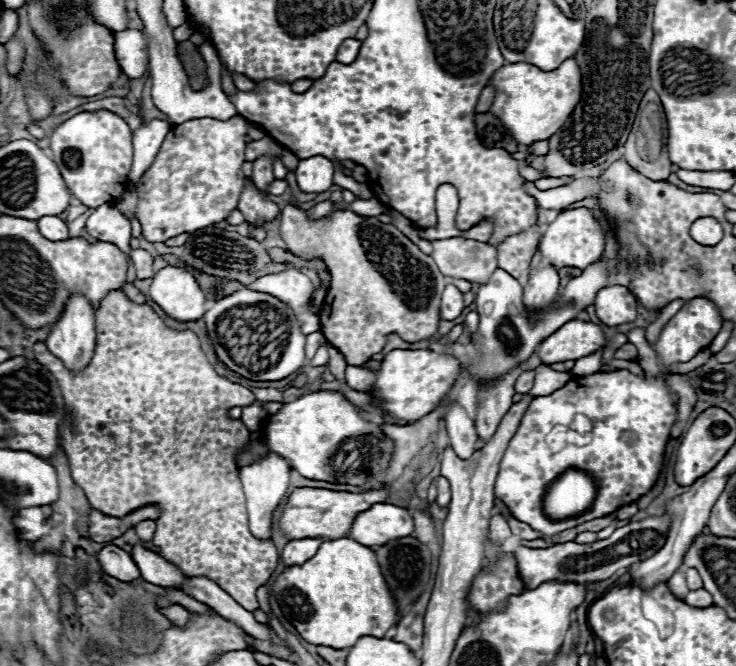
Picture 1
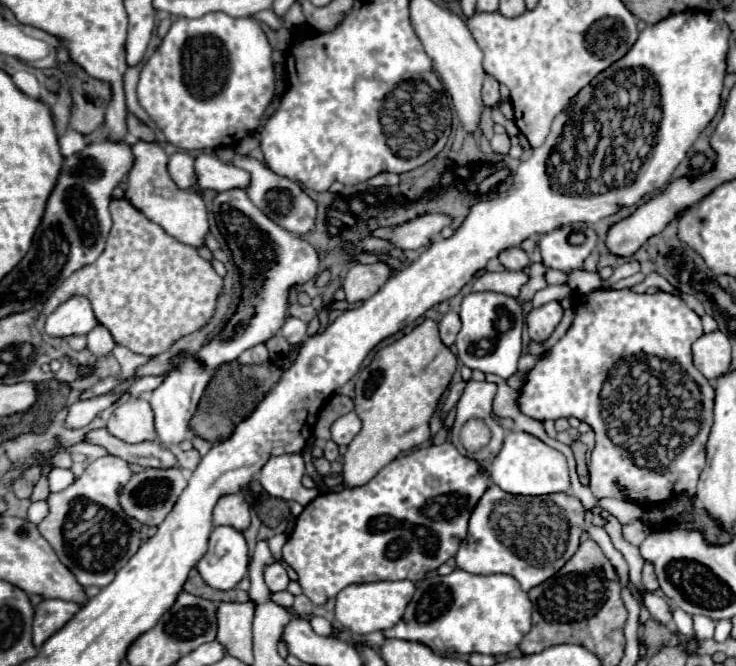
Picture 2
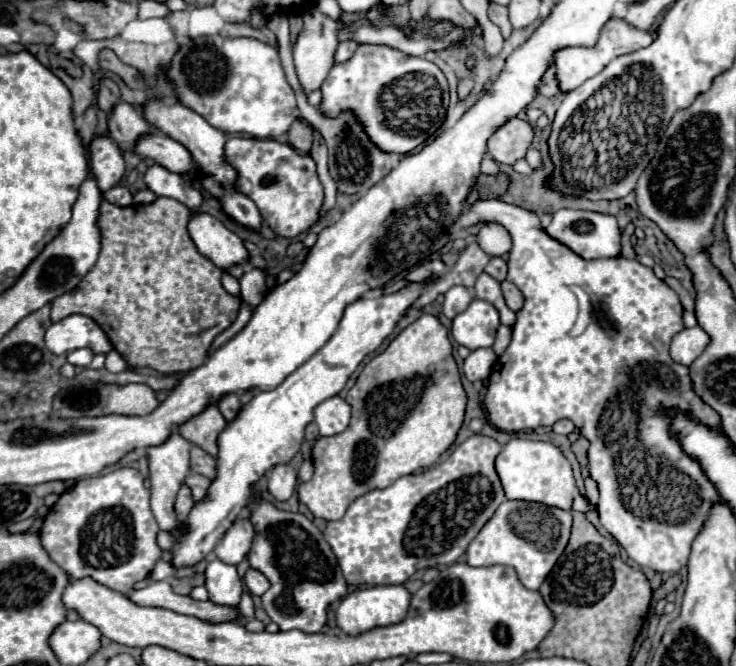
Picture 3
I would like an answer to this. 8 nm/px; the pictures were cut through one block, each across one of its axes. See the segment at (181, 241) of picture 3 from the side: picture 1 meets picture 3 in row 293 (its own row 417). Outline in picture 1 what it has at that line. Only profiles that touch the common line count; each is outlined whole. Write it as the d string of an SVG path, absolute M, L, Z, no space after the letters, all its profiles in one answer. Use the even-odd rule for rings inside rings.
M120 290L108 292L96 308L96 348L86 368L78 372L68 370L60 358L48 352L44 342L36 342L34 352L36 360L58 378L62 388L68 408L68 416L62 422L62 448L68 456L72 478L100 480L100 512L122 518L146 504L162 506L164 512L156 520L158 534L154 536L154 544L160 544L158 548L164 550L164 558L176 564L186 576L206 576L216 582L242 608L250 612L258 610L256 590L274 572L278 552L272 540L260 540L248 528L236 454L248 444L250 432L240 420L228 418L230 408L256 402L254 394L216 374L194 332L168 328L148 304L130 302Z

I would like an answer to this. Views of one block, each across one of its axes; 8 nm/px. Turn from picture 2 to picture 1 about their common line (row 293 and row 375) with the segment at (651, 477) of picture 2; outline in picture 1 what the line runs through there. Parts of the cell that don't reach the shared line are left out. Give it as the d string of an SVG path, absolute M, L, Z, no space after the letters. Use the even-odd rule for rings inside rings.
M616 370L608 374L598 372L586 378L572 378L566 386L548 396L536 396L526 408L520 426L500 462L494 490L496 498L500 498L510 508L514 518L526 522L544 538L560 534L568 528L576 528L578 524L590 522L594 518L602 518L616 512L616 508L636 502L654 486L658 478L668 434L676 420L674 400L664 384L668 374L670 372L660 370L648 380L634 376L628 370ZM574 414L584 414L592 420L592 442L552 454L552 450L546 446L546 434L556 424L570 424ZM624 432L632 432L636 440L620 440ZM568 468L584 470L594 476L598 486L596 500L592 502L590 510L578 518L550 520L542 510L544 490L550 482L554 482L554 478L558 478L558 474L566 472Z

